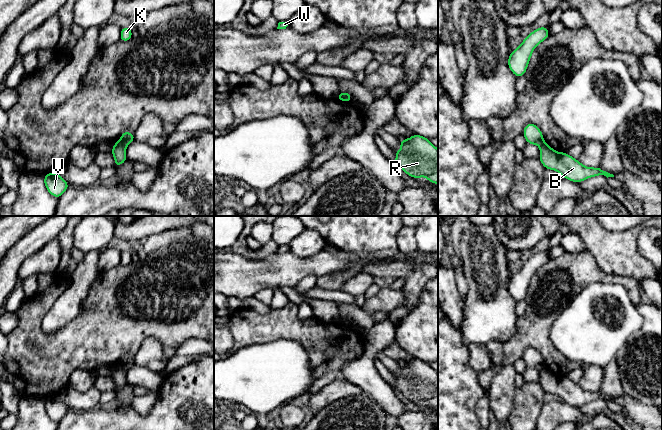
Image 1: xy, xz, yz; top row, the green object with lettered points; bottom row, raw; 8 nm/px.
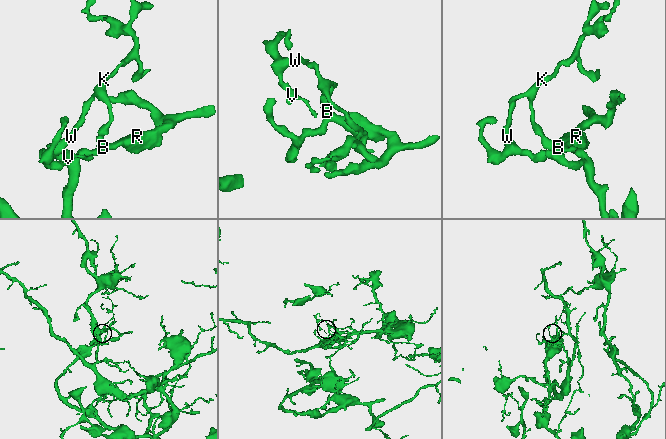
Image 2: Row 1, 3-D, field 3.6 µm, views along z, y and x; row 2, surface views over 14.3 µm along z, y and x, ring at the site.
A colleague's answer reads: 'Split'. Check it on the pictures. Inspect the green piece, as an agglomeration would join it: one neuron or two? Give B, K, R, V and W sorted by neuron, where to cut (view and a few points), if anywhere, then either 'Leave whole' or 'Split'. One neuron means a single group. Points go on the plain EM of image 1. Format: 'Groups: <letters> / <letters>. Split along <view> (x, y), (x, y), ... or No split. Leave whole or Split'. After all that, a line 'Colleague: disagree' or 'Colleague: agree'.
Groups: B R / K V W. Split along xy (119, 365), (125, 370). Split
Colleague: agree

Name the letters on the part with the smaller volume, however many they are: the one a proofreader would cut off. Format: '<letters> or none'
K, V, W

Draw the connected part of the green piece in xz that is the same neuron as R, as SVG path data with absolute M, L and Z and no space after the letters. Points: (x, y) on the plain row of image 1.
M413 359L407 364L399 364L401 375L395 374L398 390L411 401L426 400L434 409L438 407L438 373L430 364L420 359Z

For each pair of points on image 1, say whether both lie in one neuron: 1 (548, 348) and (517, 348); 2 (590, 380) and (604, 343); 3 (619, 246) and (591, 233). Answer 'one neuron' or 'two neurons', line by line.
1: one neuron
2: two neurons
3: one neuron

